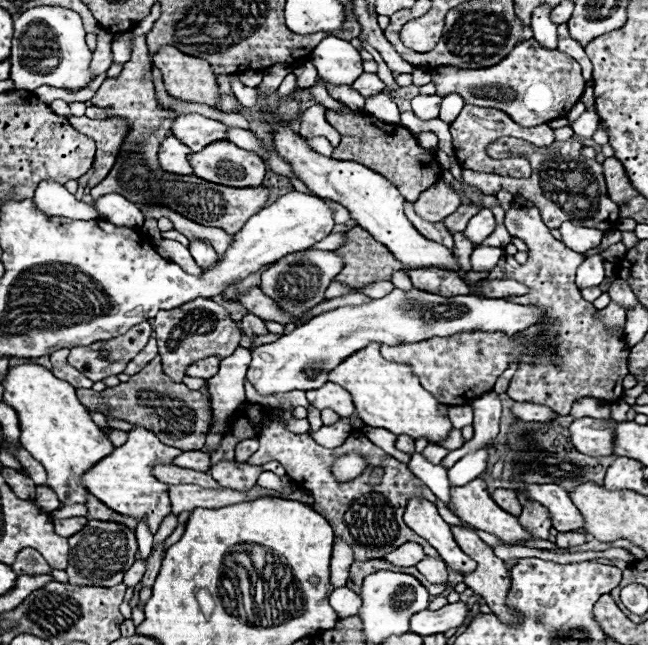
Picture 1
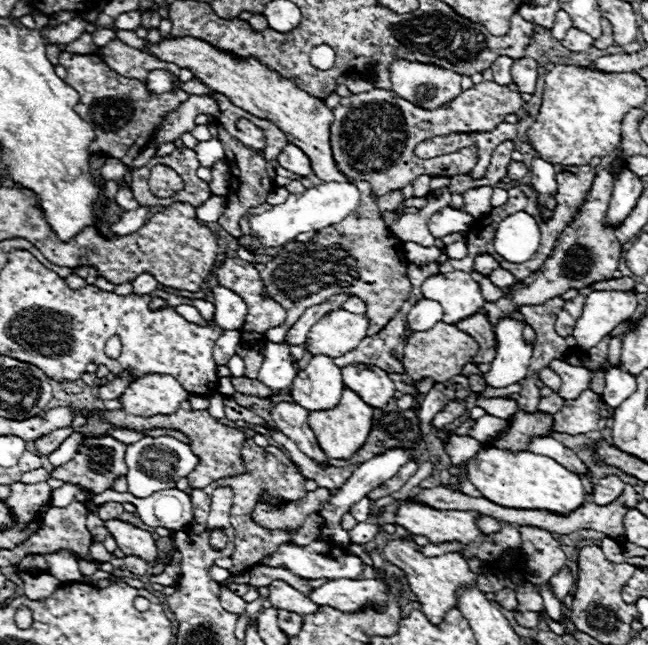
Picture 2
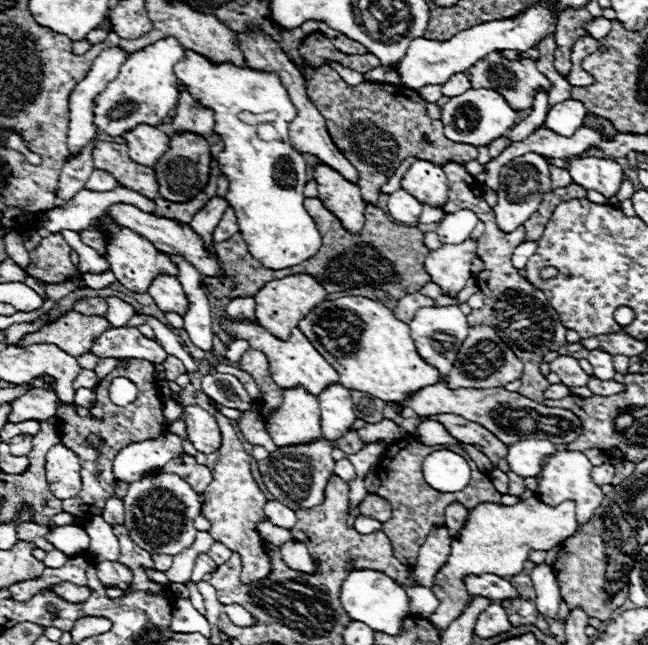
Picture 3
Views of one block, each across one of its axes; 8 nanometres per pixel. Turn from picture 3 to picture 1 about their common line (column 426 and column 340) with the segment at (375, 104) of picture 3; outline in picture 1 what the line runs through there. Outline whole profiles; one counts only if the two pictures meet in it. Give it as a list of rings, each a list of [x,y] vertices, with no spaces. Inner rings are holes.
[[[346,106],[340,114],[328,110],[326,120],[342,136],[338,148],[334,148],[334,152],[332,152],[334,158],[358,162],[358,164],[386,176],[390,182],[396,184],[396,188],[408,202],[414,202],[422,194],[422,190],[430,188],[440,178],[440,166],[436,162],[436,156],[422,150],[410,130],[396,126],[396,124],[386,124],[364,112],[352,112]]]

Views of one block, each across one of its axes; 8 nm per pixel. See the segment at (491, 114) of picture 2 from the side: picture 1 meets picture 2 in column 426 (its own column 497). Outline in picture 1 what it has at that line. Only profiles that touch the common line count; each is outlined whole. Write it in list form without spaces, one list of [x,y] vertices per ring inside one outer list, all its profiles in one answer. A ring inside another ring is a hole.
[[[466,104],[460,112],[460,116],[450,124],[450,132],[452,132],[452,140],[454,140],[454,152],[456,158],[460,162],[462,168],[474,170],[474,172],[486,172],[486,174],[500,174],[500,176],[514,176],[514,178],[528,178],[532,172],[522,172],[522,170],[514,170],[514,172],[500,172],[498,162],[494,162],[494,158],[490,158],[486,154],[486,144],[502,138],[502,136],[516,136],[522,138],[534,146],[548,146],[554,142],[554,132],[548,124],[542,126],[534,126],[534,128],[522,128],[516,122],[510,120],[510,116],[506,116],[502,110],[496,108],[480,108],[480,106],[470,106]]]

